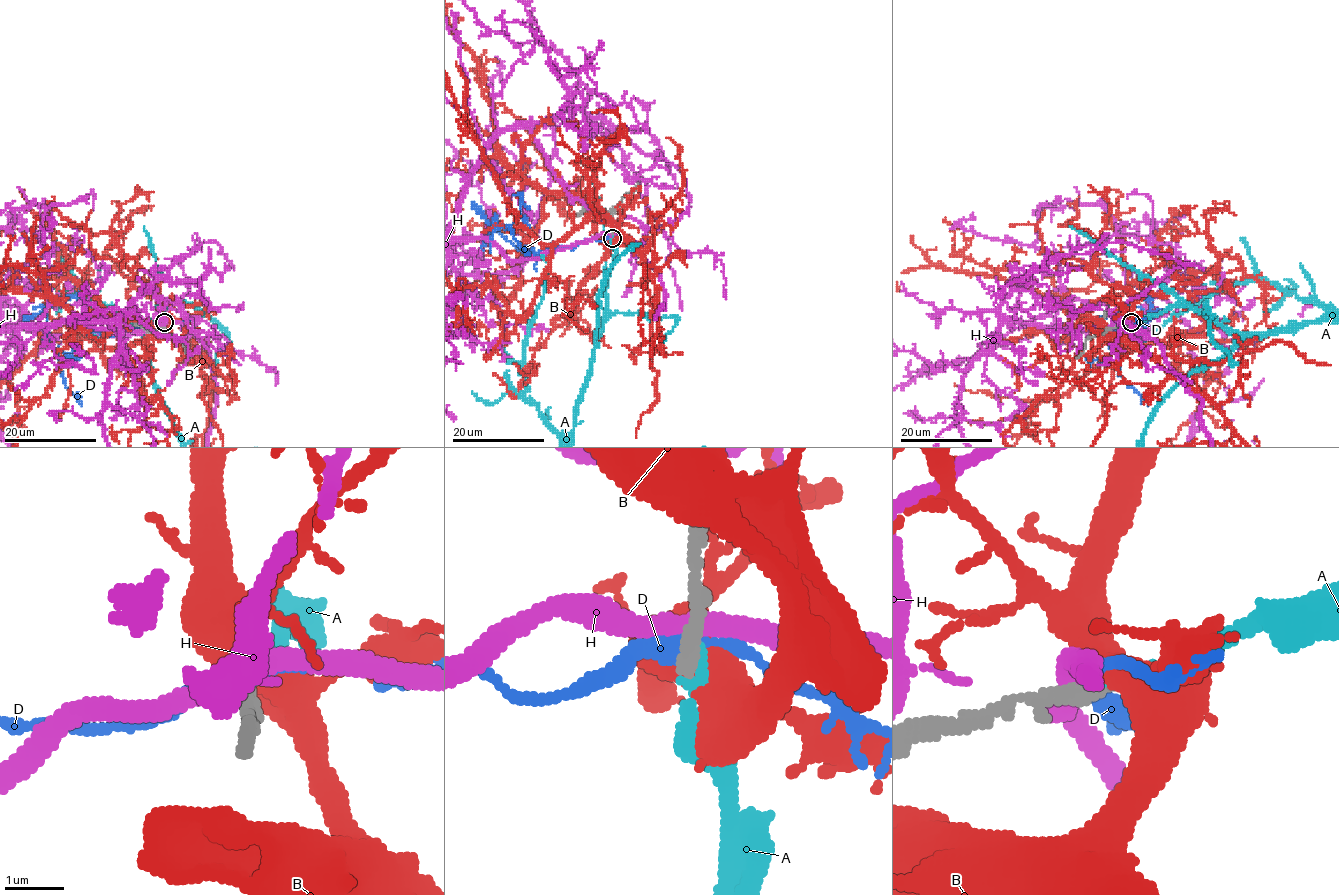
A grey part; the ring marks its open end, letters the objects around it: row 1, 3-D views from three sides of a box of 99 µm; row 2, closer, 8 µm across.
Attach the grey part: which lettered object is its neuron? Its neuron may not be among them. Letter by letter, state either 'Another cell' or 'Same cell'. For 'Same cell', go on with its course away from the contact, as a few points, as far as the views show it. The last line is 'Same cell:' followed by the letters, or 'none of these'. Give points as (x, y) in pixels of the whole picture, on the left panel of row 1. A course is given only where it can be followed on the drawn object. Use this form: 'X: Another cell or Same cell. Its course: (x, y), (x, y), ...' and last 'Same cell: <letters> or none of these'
A: Same cell
B: Another cell
D: Another cell
H: Another cell
Same cell: A

